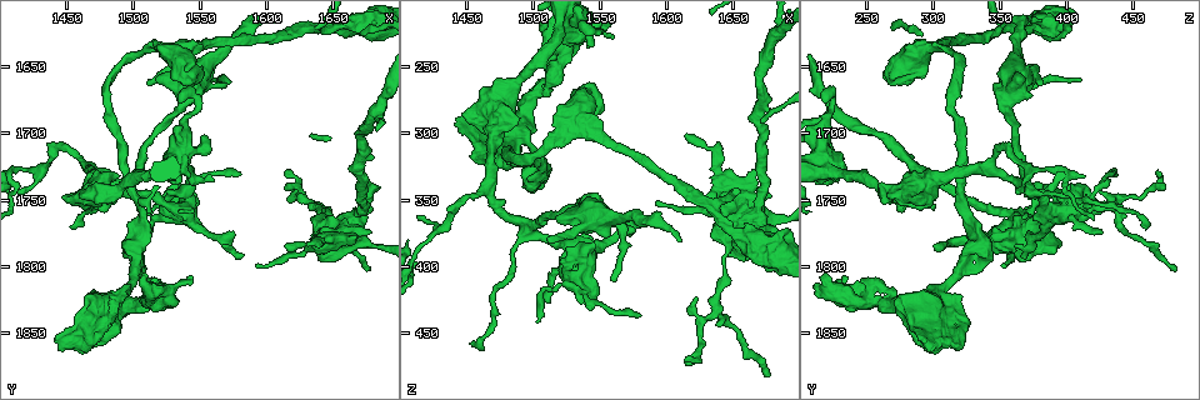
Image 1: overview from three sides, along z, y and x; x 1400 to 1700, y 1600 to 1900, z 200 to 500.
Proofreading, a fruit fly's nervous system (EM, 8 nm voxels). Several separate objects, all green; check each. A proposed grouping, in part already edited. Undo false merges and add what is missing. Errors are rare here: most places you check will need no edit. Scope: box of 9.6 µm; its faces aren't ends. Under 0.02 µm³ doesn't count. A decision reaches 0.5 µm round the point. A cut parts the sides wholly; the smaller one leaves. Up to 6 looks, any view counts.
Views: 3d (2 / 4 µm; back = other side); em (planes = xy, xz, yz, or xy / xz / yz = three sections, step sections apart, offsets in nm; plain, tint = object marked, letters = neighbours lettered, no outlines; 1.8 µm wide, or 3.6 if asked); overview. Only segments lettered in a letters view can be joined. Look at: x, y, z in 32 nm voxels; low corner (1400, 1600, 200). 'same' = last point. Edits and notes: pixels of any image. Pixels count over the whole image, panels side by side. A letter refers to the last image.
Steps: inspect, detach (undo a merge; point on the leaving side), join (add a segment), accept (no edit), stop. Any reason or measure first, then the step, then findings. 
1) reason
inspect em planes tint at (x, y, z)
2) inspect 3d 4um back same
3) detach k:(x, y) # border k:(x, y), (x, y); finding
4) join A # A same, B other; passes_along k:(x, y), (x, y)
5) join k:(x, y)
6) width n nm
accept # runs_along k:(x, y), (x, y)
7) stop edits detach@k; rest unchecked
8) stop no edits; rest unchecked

free end
inspect 3d 4um back at (1538, 1658, 266)

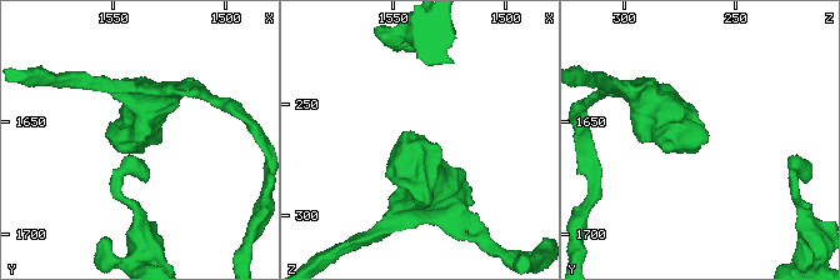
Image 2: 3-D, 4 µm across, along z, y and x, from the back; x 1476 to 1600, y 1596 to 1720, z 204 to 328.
inspect em 3.6um planes letters at (1538, 1659, 267)

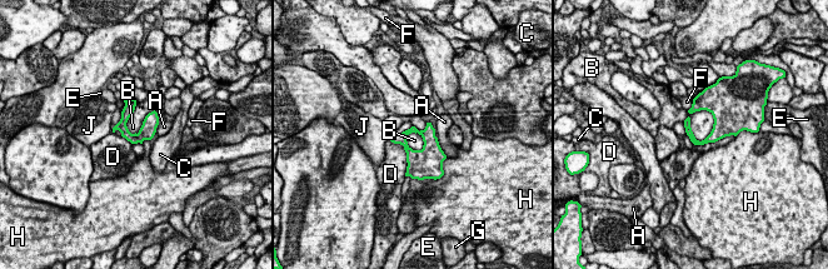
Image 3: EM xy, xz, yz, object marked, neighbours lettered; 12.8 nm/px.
accept # A other, B other, C other, D other, E other, F other, G other, H other, J other; none of them fits

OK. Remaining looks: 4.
a fork
inspect 3d 2um back at (1502, 1780, 332)

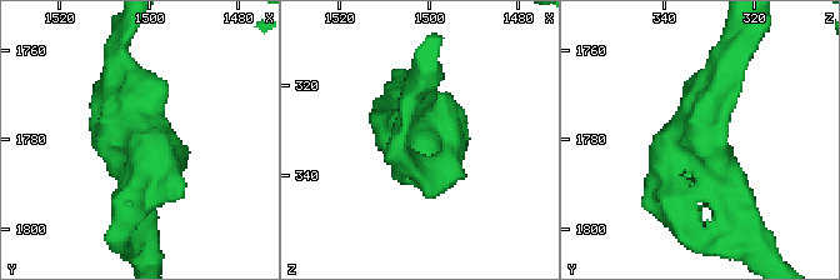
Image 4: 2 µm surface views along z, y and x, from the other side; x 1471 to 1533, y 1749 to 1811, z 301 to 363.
inspect em xz step 16 tint at (1504, 1779, 332)

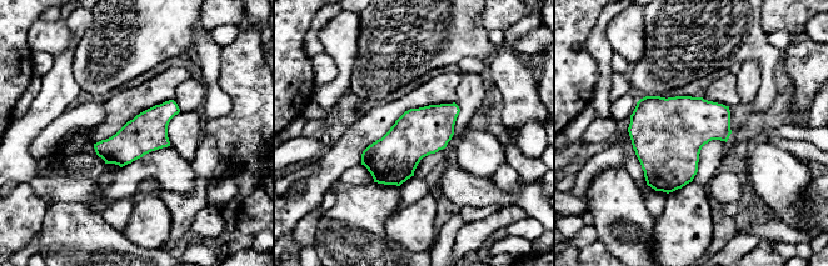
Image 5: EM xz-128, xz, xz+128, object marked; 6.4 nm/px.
see the neighbours
inspect em xz step 16 letters same

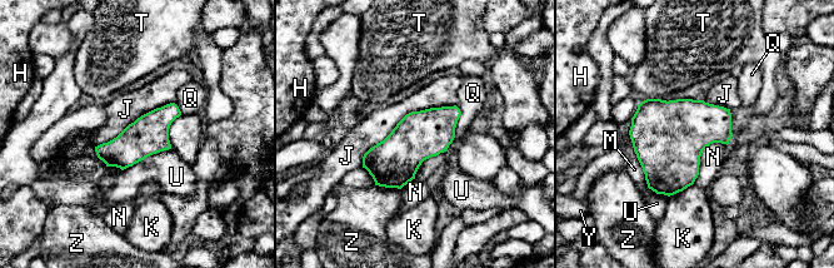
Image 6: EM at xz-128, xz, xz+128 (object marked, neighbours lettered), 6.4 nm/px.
accept # H other, J other, K other, M other, N other, Q other, T other, U other, Y other, Z other; border 6:(455, 104), (409, 112), (361, 167); all the same neuron

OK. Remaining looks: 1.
stop no edits; rest unchecked

